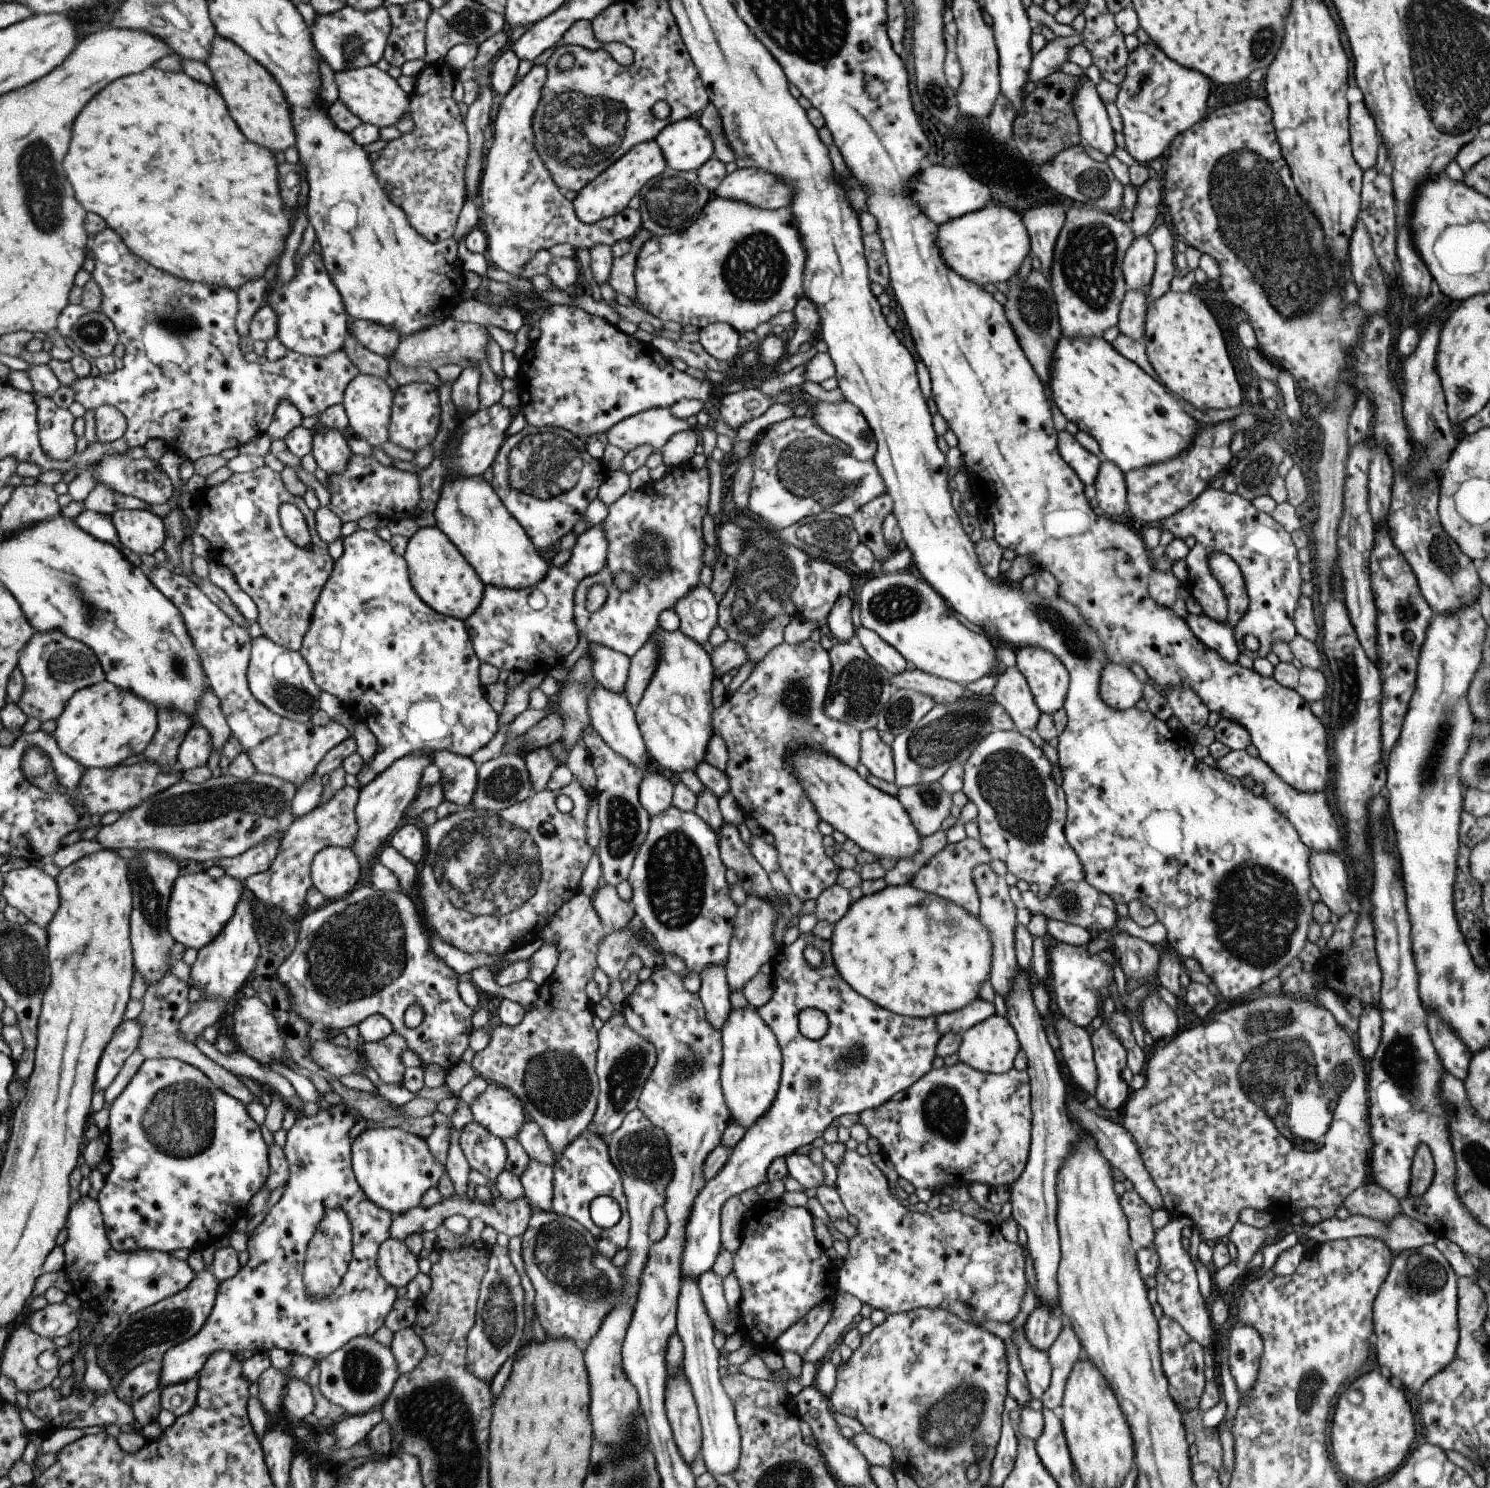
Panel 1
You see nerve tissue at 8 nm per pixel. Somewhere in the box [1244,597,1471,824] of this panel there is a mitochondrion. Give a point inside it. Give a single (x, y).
(1428, 777)

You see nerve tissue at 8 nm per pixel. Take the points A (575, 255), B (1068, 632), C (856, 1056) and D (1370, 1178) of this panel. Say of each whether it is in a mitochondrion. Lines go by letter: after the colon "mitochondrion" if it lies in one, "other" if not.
A: other
B: mitochondrion
C: mitochondrion
D: other

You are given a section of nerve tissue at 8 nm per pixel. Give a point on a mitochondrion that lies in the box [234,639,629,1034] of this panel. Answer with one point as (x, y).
(486, 867)

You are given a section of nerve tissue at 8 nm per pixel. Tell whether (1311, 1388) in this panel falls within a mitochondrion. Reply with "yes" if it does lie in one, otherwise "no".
yes

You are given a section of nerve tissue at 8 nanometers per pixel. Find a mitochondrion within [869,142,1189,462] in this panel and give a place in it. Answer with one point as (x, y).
(1089, 260)

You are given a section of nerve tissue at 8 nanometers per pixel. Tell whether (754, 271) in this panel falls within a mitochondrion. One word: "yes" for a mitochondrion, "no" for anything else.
yes

